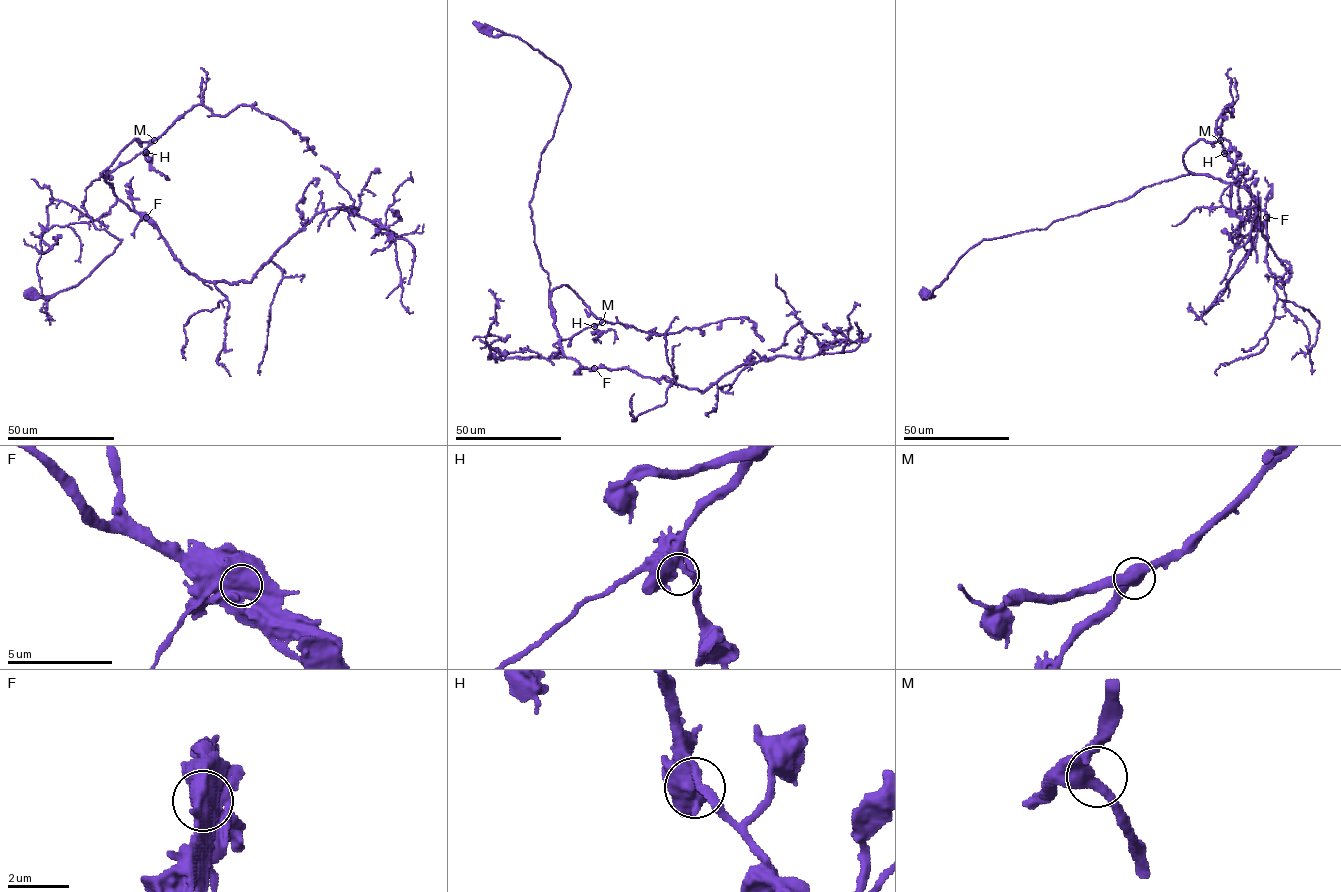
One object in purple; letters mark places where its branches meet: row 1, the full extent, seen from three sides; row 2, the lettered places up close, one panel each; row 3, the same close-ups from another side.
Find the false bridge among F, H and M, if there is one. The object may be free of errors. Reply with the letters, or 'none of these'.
none of these

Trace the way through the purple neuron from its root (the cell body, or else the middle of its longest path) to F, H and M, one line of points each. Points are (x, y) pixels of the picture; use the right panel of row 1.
F: (926, 294), (984, 240), (1045, 229), (1191, 173), (1244, 187), (1266, 217)
H: (926, 294), (984, 240), (1182, 176), (1216, 179), (1190, 173), (1183, 153), (1200, 139), (1224, 153)
M: (926, 294), (984, 240), (1045, 229), (1182, 176), (1216, 179), (1190, 173), (1183, 155), (1198, 140), (1220, 140)

